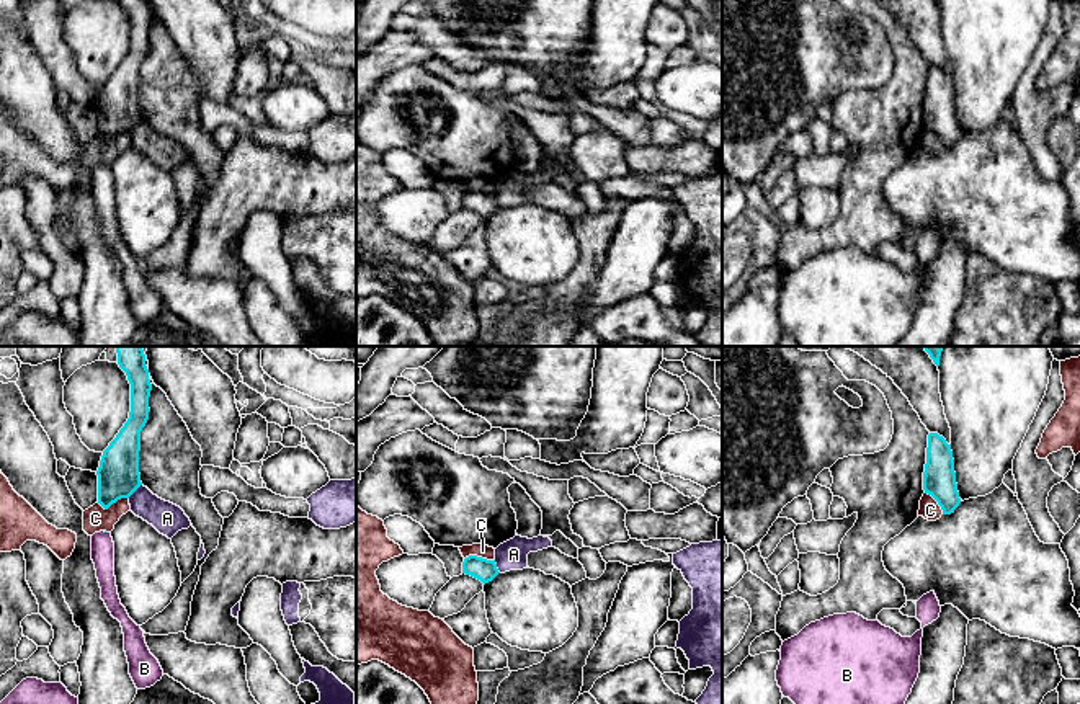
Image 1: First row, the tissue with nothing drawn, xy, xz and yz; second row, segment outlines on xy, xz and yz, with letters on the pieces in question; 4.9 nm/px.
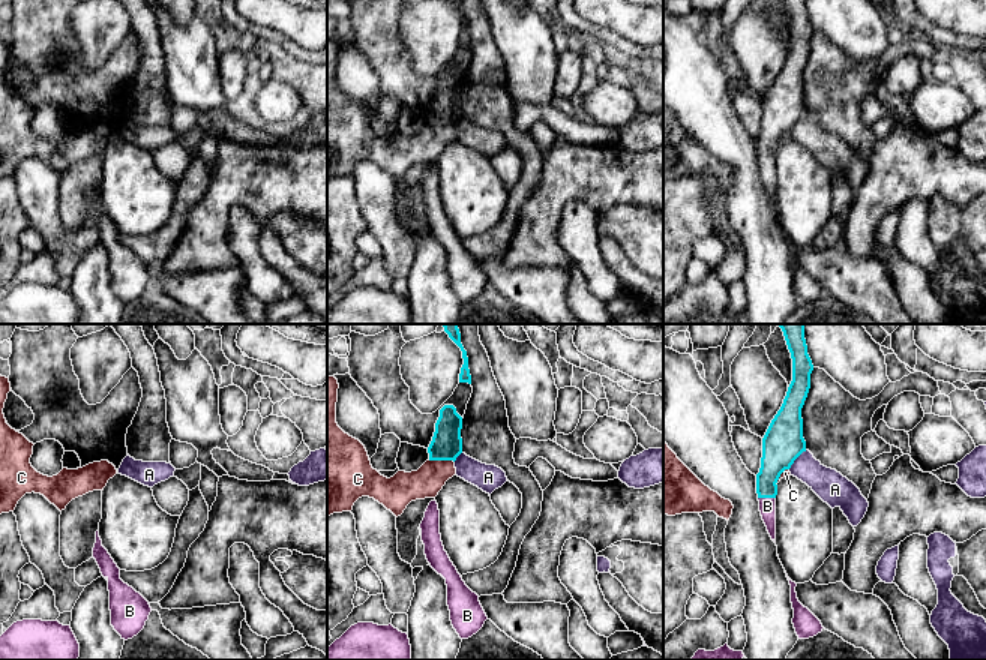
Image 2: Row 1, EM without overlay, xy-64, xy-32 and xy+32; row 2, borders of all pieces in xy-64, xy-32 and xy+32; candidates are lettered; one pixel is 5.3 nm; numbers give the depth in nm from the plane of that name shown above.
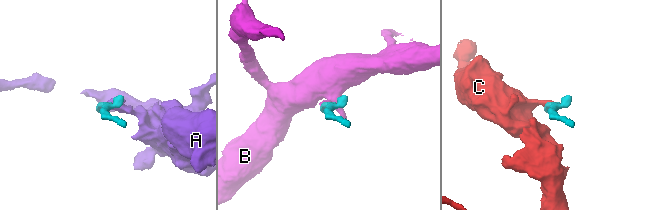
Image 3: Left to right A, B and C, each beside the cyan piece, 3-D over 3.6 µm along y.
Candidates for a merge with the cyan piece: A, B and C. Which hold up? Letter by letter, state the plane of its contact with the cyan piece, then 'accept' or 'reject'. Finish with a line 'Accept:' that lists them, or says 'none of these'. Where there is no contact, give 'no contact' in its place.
A: xy | reject
B: no contact | accept
C: xy | reject
Accept: B

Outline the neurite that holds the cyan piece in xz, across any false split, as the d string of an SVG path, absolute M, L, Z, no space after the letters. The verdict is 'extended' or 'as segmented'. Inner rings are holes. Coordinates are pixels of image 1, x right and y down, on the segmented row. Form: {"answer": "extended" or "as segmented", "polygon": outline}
{"answer": "as segmented", "polygon": "M469 555L462 562L462 573L474 577L485 585L492 581L500 572L495 560Z"}

